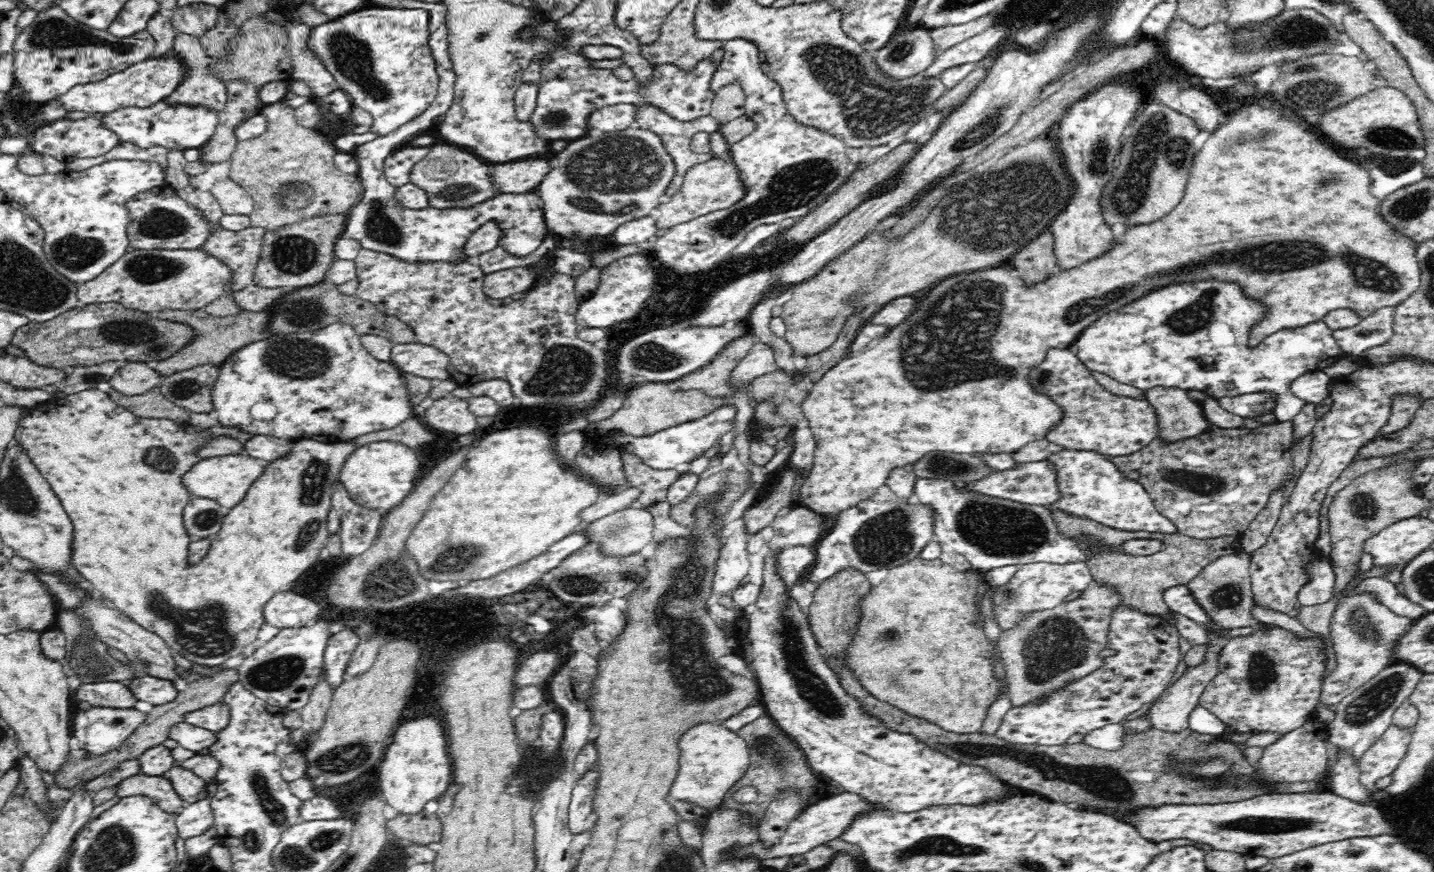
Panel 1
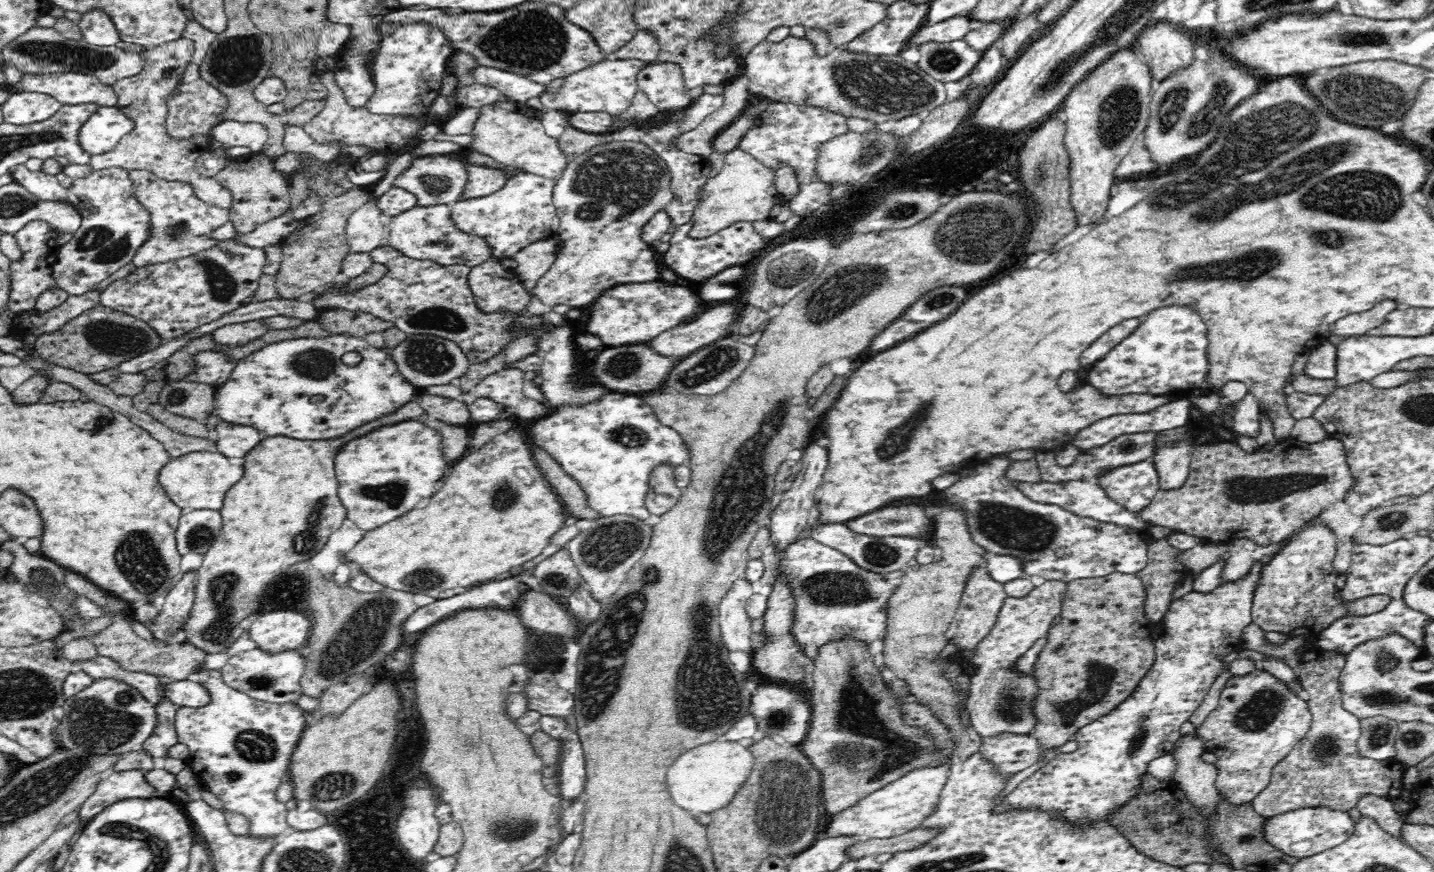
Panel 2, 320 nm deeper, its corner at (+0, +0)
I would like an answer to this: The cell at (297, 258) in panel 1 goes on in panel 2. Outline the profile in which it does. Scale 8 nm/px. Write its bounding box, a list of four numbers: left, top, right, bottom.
[275,188,372,299]

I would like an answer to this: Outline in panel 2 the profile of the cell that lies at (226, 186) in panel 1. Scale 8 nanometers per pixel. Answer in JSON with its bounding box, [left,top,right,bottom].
[215,150,292,233]

